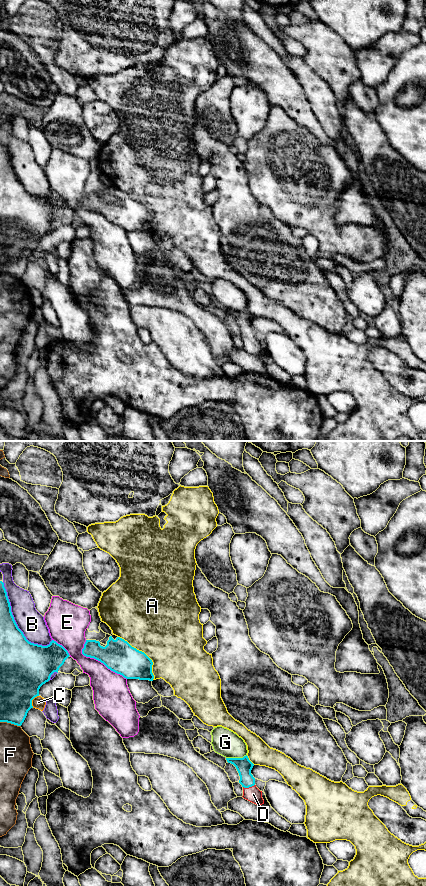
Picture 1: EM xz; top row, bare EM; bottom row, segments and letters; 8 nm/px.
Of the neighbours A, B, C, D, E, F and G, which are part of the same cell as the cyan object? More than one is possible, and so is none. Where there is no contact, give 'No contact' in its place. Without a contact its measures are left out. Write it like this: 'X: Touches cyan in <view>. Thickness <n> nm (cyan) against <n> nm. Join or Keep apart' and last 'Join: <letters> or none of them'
A: Touches cyan in xz. Thickness 260 nm (cyan) against 500 nm. Keep apart
B: Touches cyan in xz. Thickness 280 nm (cyan) against 200 nm. Keep apart
C: Touches cyan in xz. Thickness 380 nm (cyan) against 100 nm. Keep apart
D: Touches cyan in xz. Thickness 130 nm (cyan) against 120 nm. Join
E: Touches cyan in xz. Thickness 260 nm (cyan) against 280 nm. Keep apart
F: Touches cyan in xz. Thickness 280 nm (cyan) against 260 nm. Keep apart
G: Touches cyan in xz. Thickness 130 nm (cyan) against 220 nm. Keep apart
Join: D

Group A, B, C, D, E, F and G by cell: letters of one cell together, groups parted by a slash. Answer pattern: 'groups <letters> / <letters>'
groups A / B / C / D / E / F / G

